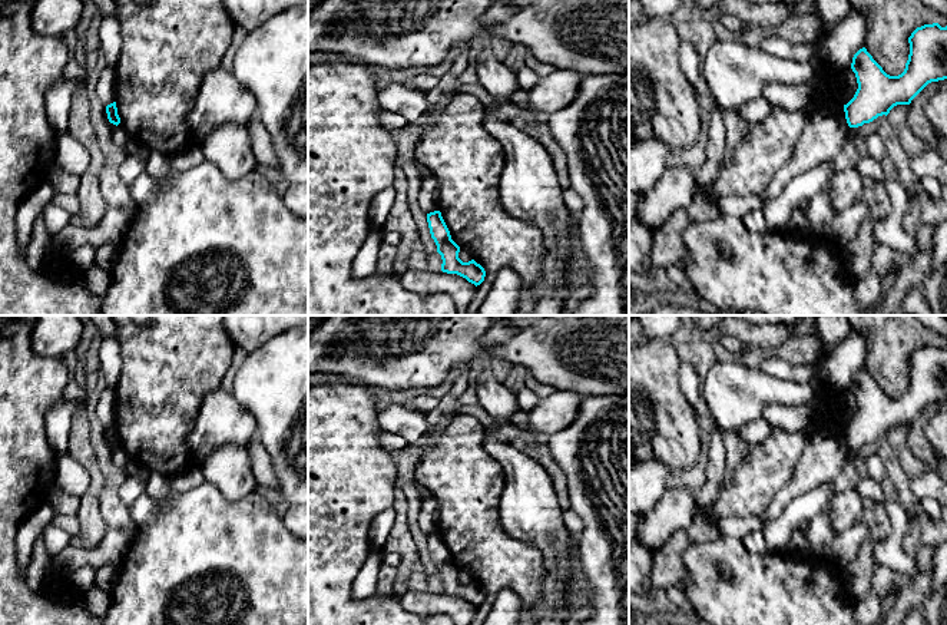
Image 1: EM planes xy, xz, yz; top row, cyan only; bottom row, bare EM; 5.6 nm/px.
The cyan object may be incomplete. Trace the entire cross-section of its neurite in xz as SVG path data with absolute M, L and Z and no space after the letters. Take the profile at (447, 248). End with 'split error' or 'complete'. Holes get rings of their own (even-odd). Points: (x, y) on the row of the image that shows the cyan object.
M440 211L427 214L427 222L431 238L437 245L437 252L441 255L441 271L447 274L457 274L466 278L476 287L484 281L486 271L474 259L463 262L458 258L460 247L451 239L450 231L441 216Z; complete

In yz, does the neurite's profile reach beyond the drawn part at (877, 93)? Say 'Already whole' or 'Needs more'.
Already whole

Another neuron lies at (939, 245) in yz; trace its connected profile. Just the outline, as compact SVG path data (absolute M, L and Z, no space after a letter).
M947 221L934 226L930 257L931 265L928 271L933 274L941 264L947 261Z

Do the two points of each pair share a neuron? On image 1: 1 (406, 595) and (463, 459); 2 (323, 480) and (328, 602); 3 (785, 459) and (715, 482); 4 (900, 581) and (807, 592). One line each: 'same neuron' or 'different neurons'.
1: different neurons
2: same neuron
3: different neurons
4: different neurons

